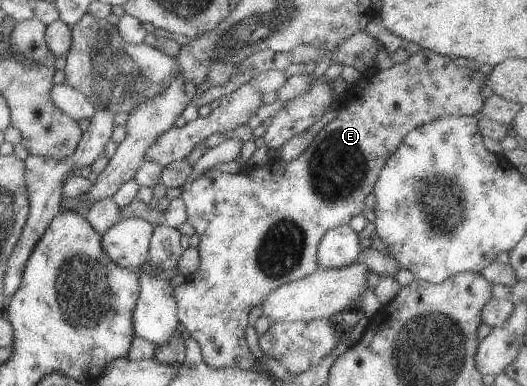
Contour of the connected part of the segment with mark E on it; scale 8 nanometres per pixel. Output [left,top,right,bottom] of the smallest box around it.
[172,49,492,369]

